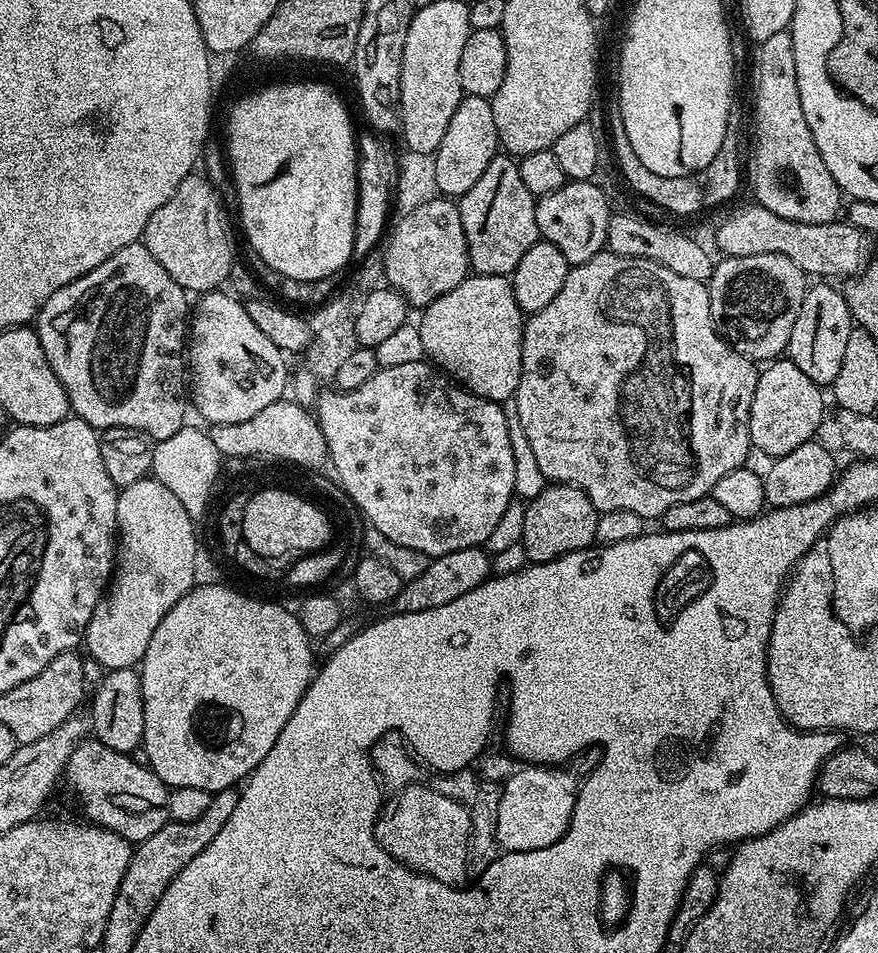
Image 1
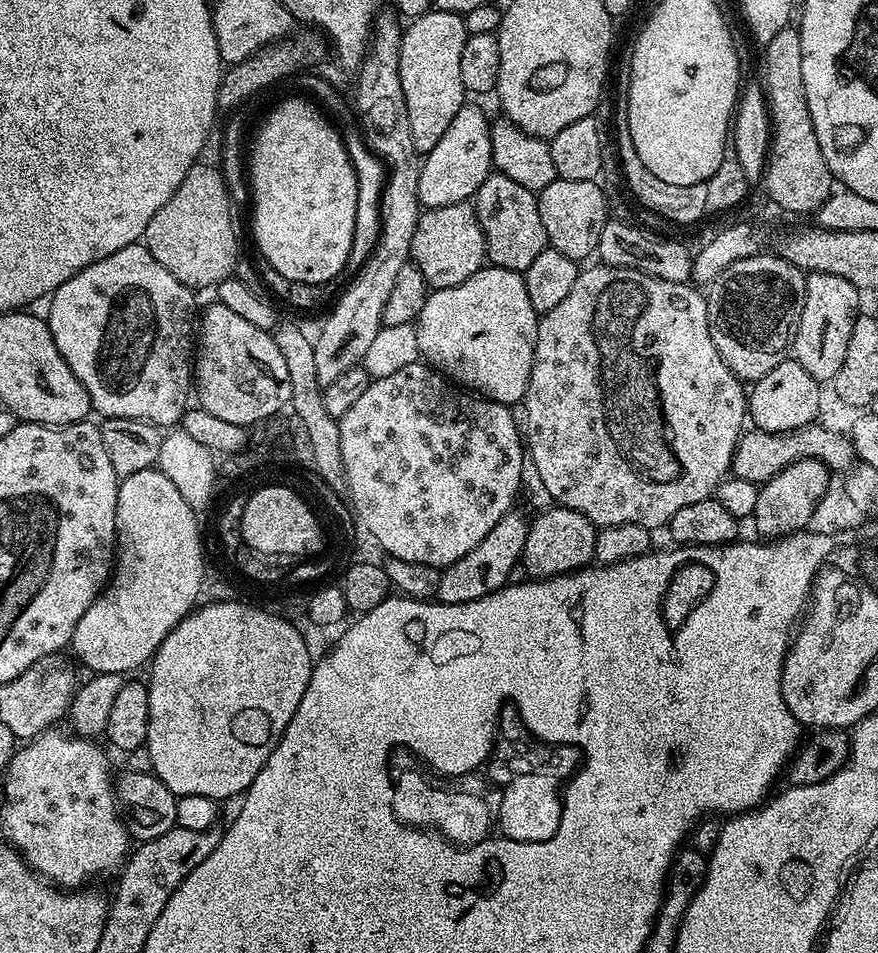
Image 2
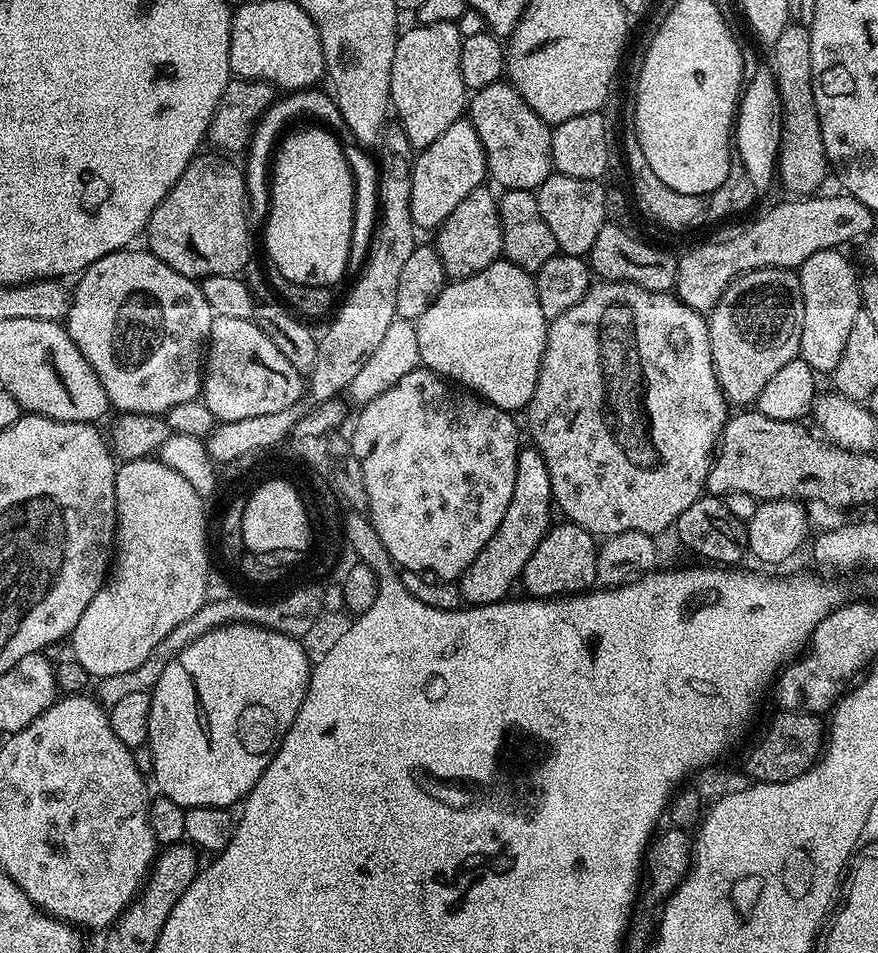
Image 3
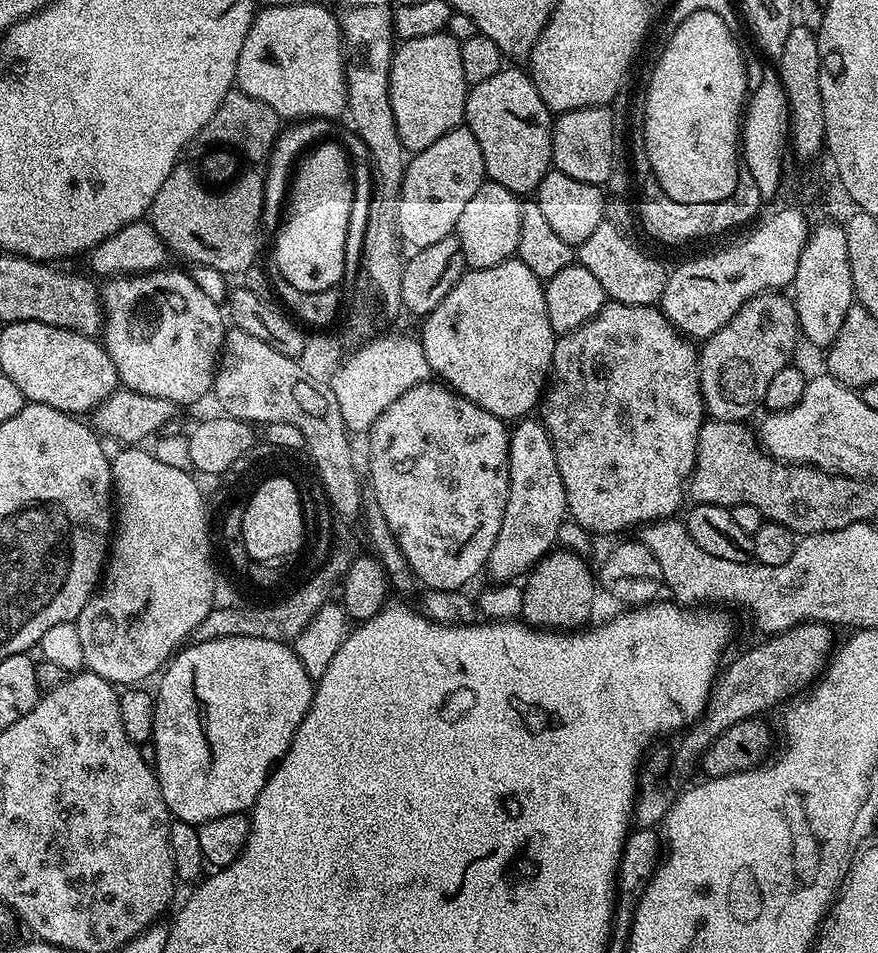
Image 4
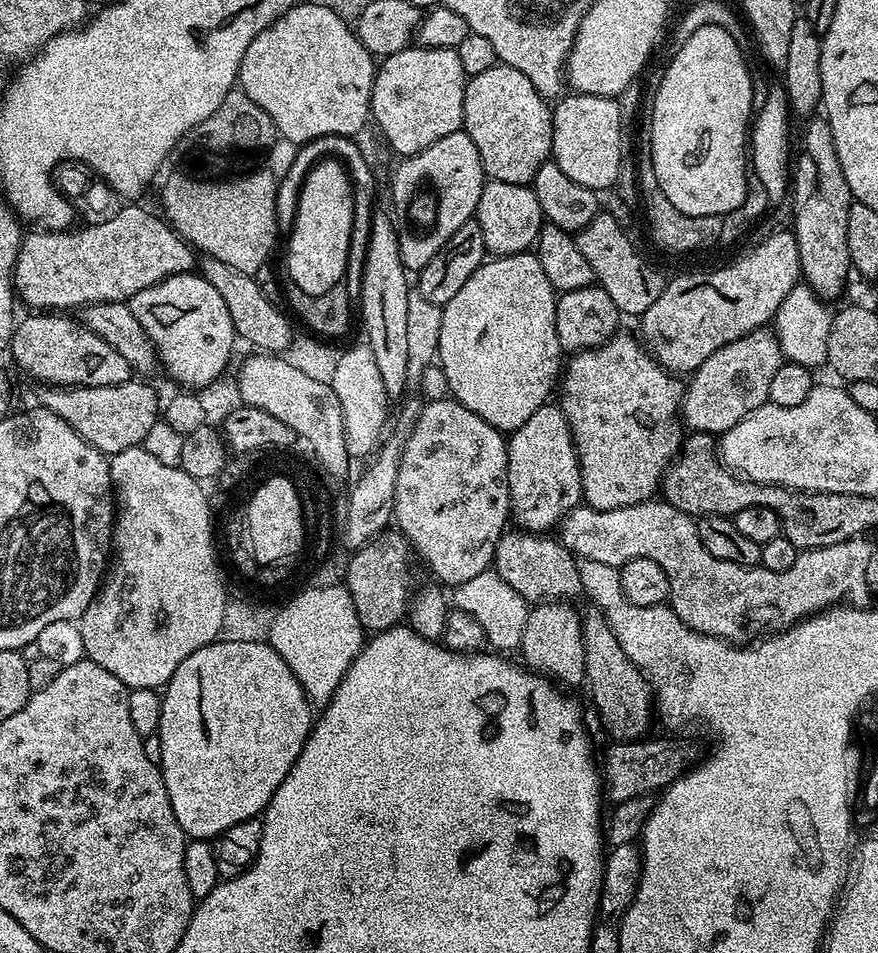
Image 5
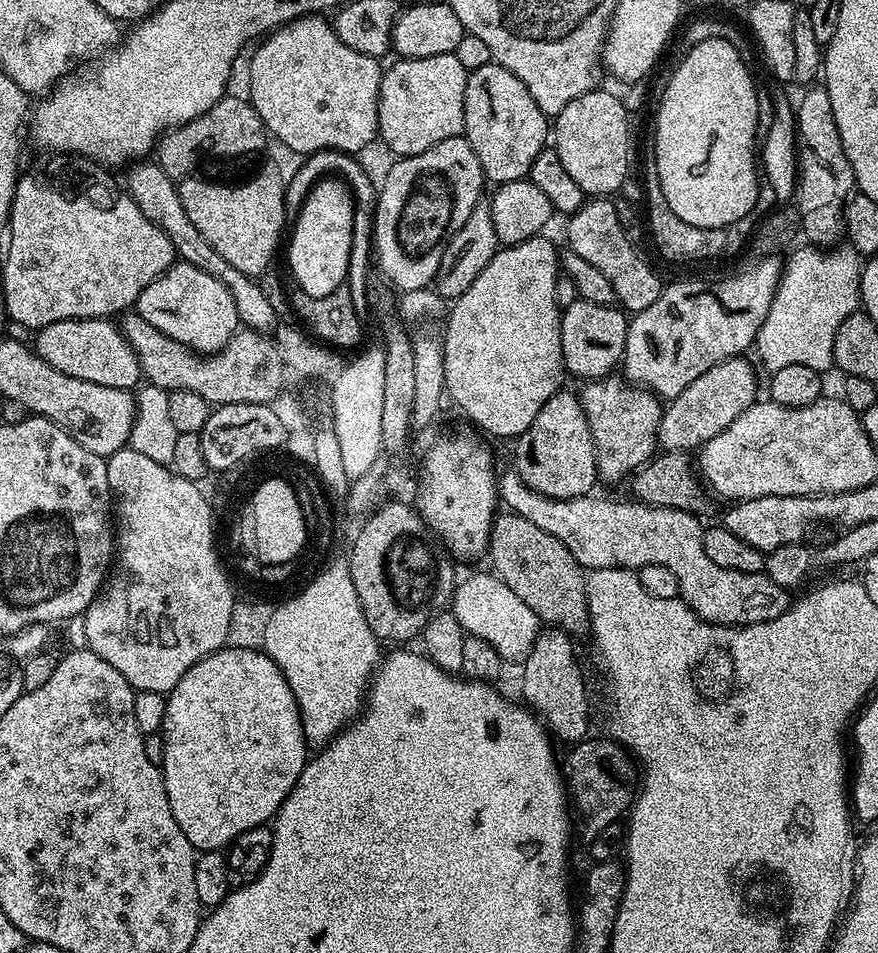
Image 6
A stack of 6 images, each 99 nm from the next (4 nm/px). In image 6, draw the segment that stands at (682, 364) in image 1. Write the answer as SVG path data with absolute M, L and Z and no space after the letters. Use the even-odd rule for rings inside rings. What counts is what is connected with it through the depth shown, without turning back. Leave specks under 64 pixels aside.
M609 374L599 380L590 380L583 385L584 389L579 389L578 395L580 398L580 409L586 414L586 422L590 426L590 434L592 435L592 441L596 447L596 475L601 481L604 480L608 484L616 484L619 480L627 481L629 477L633 475L637 470L644 467L649 460L653 459L658 452L658 441L660 439L660 422L664 418L664 408L662 407L661 397L657 396L655 392L649 392L647 388L641 388L639 386L627 386L626 380L623 375L620 374Z

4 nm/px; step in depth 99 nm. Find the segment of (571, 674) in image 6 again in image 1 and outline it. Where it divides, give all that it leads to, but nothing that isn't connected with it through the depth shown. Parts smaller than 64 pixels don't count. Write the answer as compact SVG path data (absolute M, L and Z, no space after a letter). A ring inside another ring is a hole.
M549 483L534 499L527 501L524 510L524 521L522 522L522 541L529 561L534 564L550 562L556 556L561 556L574 550L591 548L596 544L596 527L598 526L598 513L595 506L586 498L581 488L575 488L573 484Z

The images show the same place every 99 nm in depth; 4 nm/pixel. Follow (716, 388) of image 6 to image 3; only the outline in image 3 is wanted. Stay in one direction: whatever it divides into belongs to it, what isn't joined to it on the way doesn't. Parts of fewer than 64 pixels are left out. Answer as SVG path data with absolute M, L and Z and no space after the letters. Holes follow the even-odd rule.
M759 268L753 272L744 272L728 283L722 298L718 298L718 302L712 307L707 322L714 370L729 405L755 405L766 382L770 382L770 378L774 378L774 374L778 374L778 370L782 370L786 362L799 357L803 313L800 278L791 268Z

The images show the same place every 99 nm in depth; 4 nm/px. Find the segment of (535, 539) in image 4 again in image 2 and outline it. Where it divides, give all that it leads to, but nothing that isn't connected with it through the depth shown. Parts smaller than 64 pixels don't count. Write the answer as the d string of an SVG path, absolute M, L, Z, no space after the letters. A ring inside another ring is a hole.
M519 510L508 512L498 522L498 526L494 526L494 530L490 530L490 534L486 534L486 538L482 538L482 542L478 542L474 550L470 550L470 554L458 558L458 562L449 564L440 572L435 599L441 604L474 602L503 588L510 581L511 570L516 564L521 563L529 523L529 517L524 517Z

